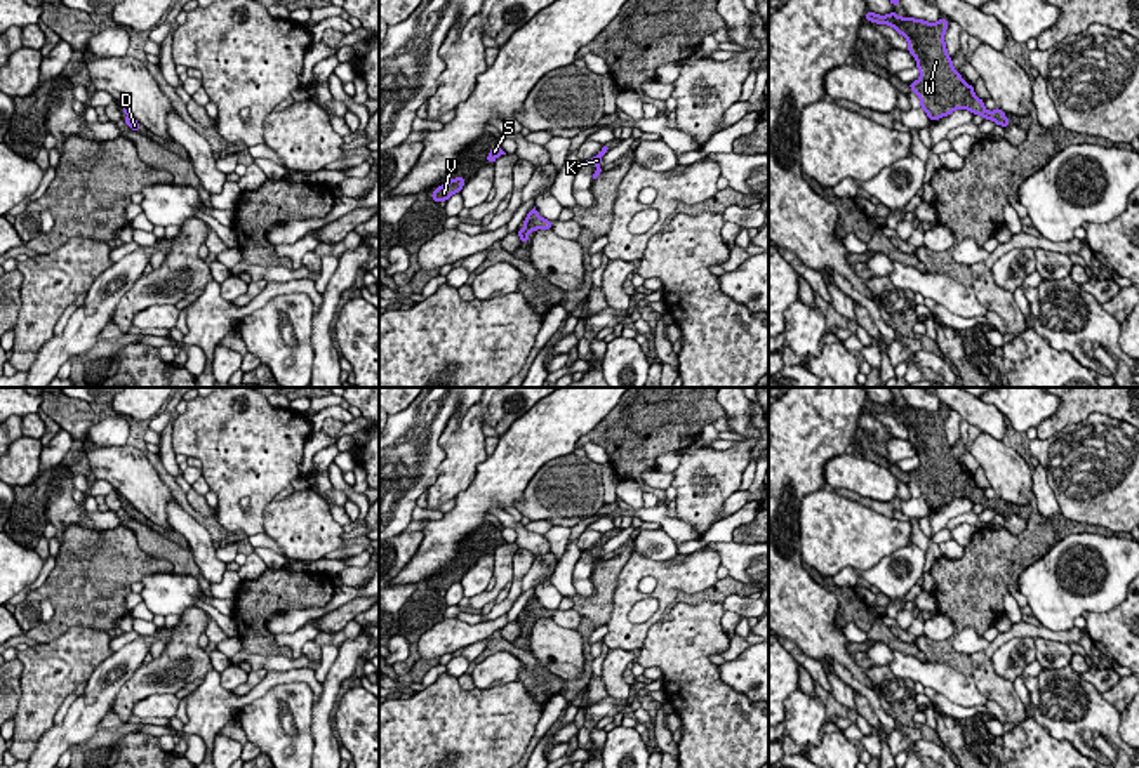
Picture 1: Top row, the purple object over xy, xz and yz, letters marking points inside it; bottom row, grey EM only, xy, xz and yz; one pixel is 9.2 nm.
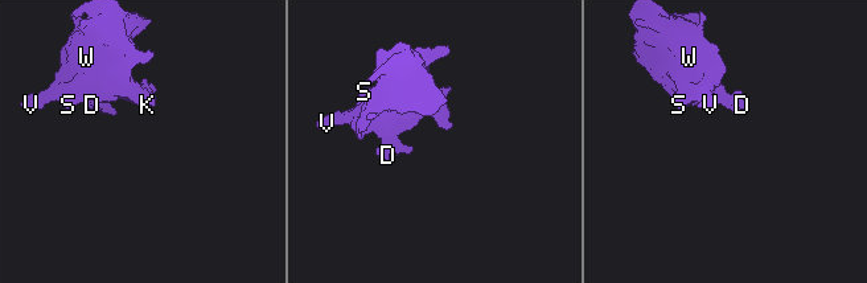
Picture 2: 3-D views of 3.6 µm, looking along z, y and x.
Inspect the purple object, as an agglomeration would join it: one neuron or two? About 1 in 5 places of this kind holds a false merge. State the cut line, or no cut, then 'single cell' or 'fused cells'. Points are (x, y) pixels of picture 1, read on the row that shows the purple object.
no cut; single cell

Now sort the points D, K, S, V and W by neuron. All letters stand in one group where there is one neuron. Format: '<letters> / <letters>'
D K S V W

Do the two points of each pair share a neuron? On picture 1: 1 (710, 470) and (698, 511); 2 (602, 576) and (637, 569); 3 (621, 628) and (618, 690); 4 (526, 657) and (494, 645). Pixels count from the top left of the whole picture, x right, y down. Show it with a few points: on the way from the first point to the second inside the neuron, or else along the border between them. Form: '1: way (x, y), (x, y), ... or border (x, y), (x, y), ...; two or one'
1: way (713, 480), (699, 501); one
2: border (633, 551), (619, 574), (611, 612); two
3: border (609, 648), (630, 652); two
4: way (519, 654), (501, 645); one

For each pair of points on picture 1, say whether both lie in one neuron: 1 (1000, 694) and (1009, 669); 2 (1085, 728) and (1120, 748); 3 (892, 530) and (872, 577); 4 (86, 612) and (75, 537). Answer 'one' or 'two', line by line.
1: two
2: one
3: two
4: one

